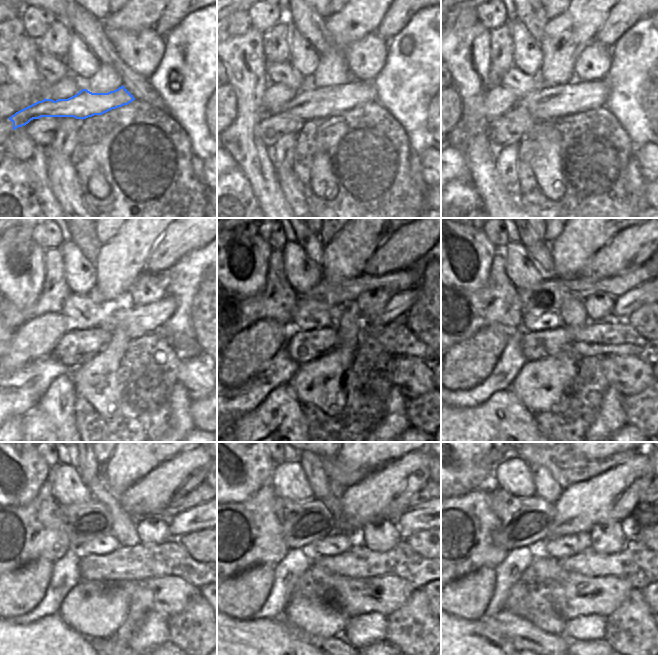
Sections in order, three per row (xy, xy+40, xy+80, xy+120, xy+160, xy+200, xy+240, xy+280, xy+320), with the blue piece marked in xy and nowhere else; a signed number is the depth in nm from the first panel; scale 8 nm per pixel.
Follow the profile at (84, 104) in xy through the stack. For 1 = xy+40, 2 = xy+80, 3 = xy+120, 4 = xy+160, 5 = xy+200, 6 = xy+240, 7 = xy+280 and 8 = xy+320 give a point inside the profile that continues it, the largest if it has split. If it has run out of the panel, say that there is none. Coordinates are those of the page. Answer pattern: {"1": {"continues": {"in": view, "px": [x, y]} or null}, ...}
{"1": {"continues": {"in": "xy+40", "px": [307, 104]}}, "2": {"continues": {"in": "xy+80", "px": [555, 101]}}, "3": {"continues": {"in": "xy+120", "px": [145, 319]}}, "4": {"continues": {"in": "xy+160", "px": [398, 304]}}, "5": {"continues": {"in": "xy+200", "px": [626, 304]}}, "6": {"continues": {"in": "xy+240", "px": [195, 519]}}, "7": {"continues": {"in": "xy+280", "px": [419, 518]}}, "8": {"continues": {"in": "xy+320", "px": [644, 516]}}}

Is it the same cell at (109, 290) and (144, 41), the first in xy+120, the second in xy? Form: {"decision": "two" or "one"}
{"decision": "two"}

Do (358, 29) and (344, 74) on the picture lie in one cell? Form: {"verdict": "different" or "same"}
{"verdict": "same"}

